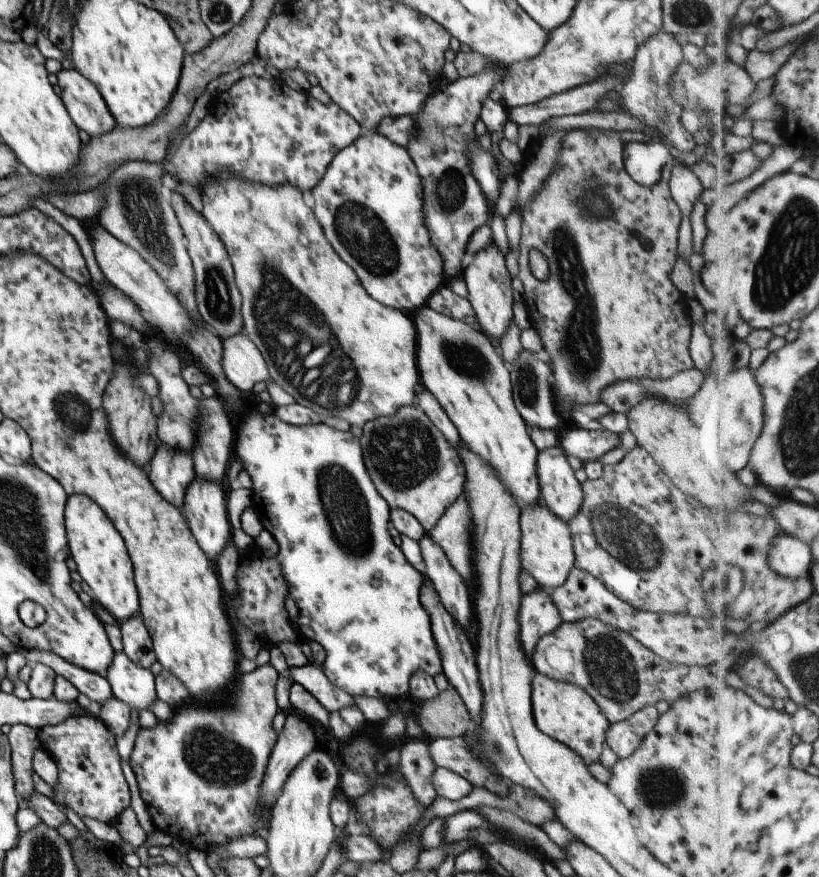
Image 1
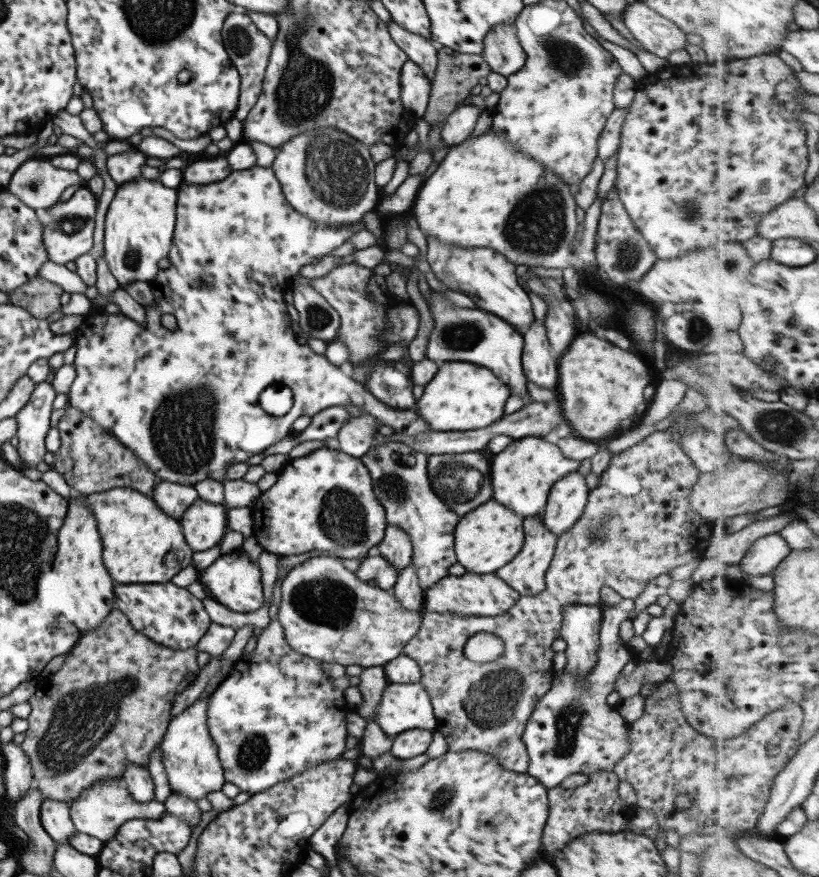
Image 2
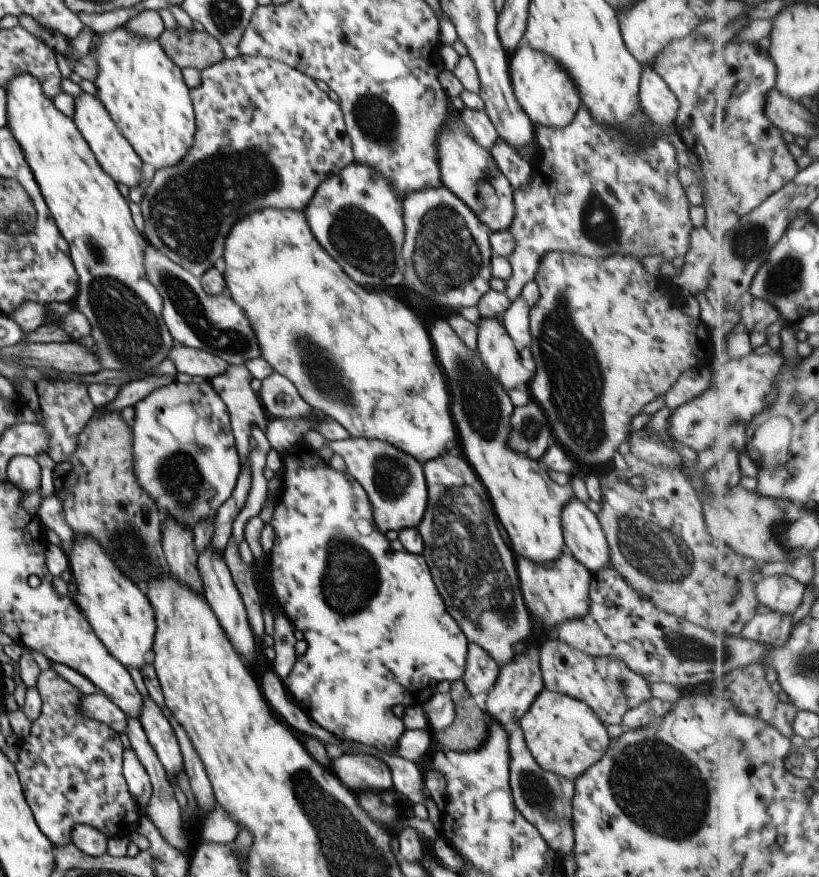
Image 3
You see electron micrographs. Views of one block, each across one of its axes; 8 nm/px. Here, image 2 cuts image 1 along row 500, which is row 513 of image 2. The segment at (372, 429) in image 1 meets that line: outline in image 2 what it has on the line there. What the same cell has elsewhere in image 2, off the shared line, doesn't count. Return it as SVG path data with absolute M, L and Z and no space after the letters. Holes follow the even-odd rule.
M387 442L372 446L359 458L371 477L375 498L384 508L386 526L402 528L411 541L411 563L414 564L422 592L449 575L448 568L456 562L453 528L459 520L431 490L426 471L427 457L403 442Z

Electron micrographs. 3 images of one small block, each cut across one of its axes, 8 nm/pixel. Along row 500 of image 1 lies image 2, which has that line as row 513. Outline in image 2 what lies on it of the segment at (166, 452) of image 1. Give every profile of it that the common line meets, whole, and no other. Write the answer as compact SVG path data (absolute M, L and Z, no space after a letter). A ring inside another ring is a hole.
M158 480L150 497L163 512L179 520L187 506L197 500L198 494L192 485Z

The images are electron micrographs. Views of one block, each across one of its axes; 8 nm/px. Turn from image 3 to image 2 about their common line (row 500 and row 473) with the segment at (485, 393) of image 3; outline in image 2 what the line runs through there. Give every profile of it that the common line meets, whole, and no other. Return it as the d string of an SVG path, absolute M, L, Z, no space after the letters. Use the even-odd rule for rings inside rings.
M521 437L495 454L490 461L493 500L521 518L542 515L551 485L568 472L576 471L578 466L578 461L563 456L552 438Z

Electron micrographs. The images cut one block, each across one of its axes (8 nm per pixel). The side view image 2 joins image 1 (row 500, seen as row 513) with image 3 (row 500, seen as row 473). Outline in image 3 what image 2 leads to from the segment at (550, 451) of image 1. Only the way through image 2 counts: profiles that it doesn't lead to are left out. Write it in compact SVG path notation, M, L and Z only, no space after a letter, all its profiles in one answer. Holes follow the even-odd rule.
M571 498L559 512L561 534L567 552L590 573L609 564L609 547L593 514L578 498Z

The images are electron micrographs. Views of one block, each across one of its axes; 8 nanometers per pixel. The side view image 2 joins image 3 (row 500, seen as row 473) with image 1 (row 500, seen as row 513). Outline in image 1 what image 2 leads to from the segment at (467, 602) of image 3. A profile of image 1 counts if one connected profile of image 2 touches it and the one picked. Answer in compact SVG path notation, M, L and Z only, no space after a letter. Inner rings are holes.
M461 492L459 498L451 506L447 506L447 510L439 517L437 524L425 532L443 550L453 570L467 584L471 582L471 574L473 574L469 524L471 524L471 516L469 516L465 494Z

